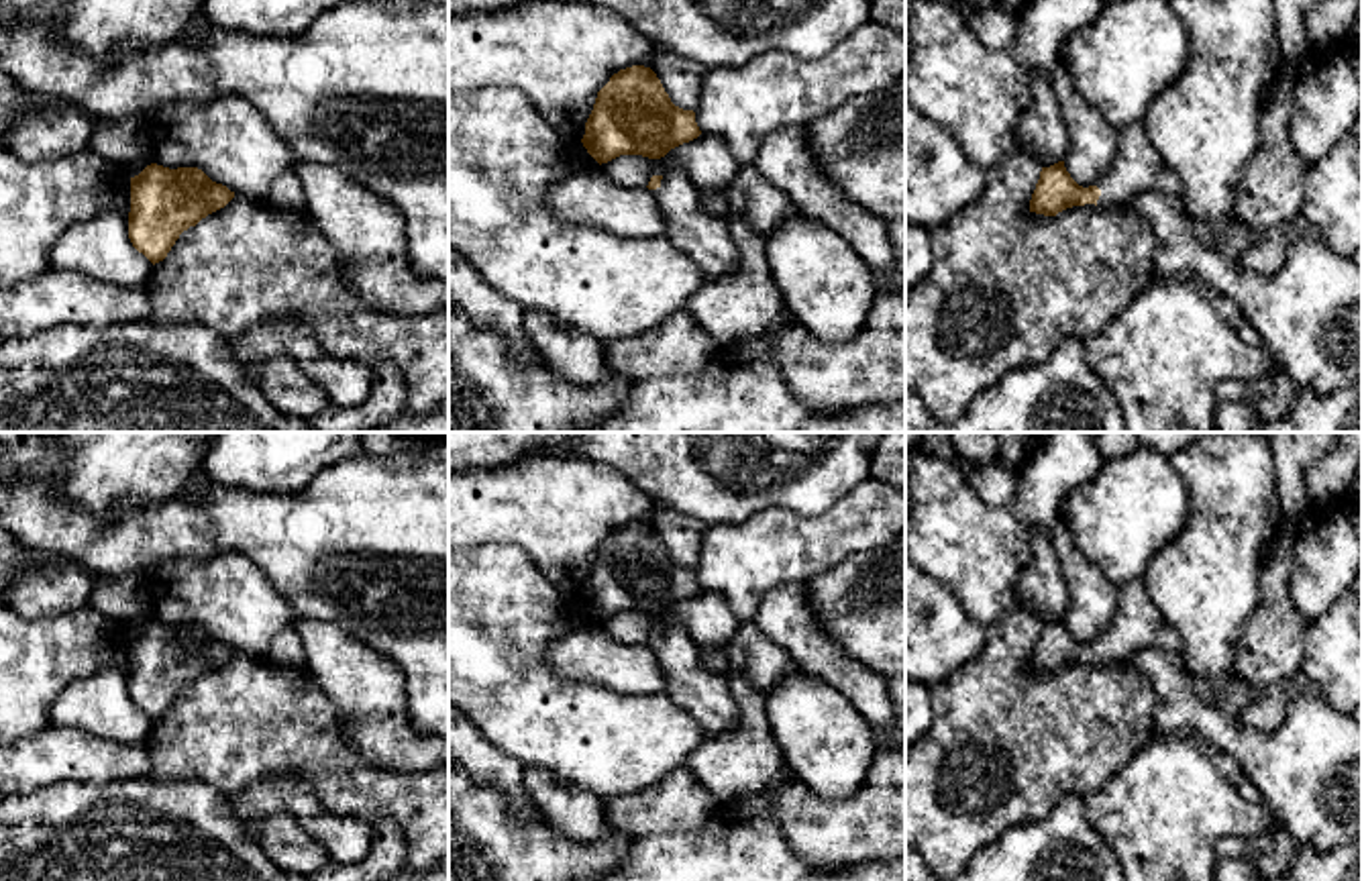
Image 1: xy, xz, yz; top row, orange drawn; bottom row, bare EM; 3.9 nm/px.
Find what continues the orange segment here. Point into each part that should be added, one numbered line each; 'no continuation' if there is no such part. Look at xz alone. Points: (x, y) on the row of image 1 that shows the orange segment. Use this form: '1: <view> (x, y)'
1: xz (706, 239)

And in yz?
1: yz (1136, 168)

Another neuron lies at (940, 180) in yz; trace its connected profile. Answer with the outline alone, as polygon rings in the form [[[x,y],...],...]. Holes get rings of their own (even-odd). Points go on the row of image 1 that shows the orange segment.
[[[905,98],[905,220],[930,230],[940,228],[975,204],[983,190],[985,169],[964,155],[948,128],[918,112]]]

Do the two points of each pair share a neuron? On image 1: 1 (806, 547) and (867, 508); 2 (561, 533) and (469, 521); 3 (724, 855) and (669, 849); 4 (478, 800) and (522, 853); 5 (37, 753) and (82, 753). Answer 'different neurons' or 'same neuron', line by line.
1: same neuron
2: same neuron
3: same neuron
4: same neuron
5: same neuron

